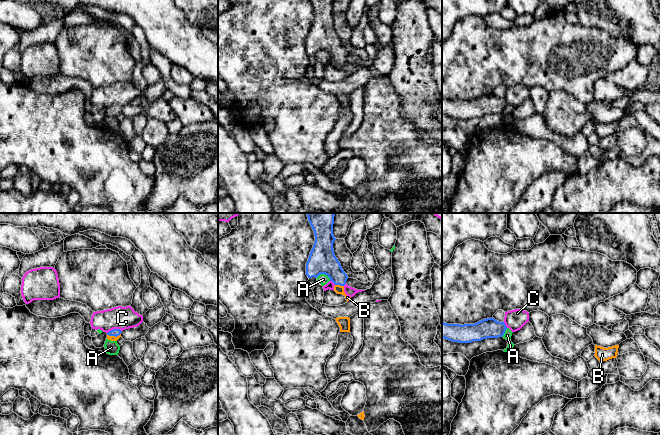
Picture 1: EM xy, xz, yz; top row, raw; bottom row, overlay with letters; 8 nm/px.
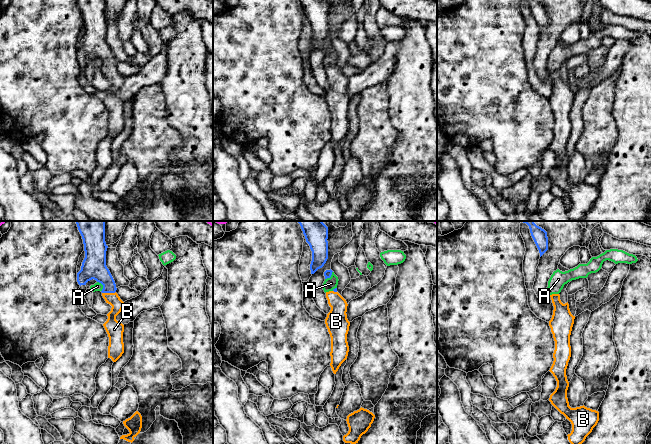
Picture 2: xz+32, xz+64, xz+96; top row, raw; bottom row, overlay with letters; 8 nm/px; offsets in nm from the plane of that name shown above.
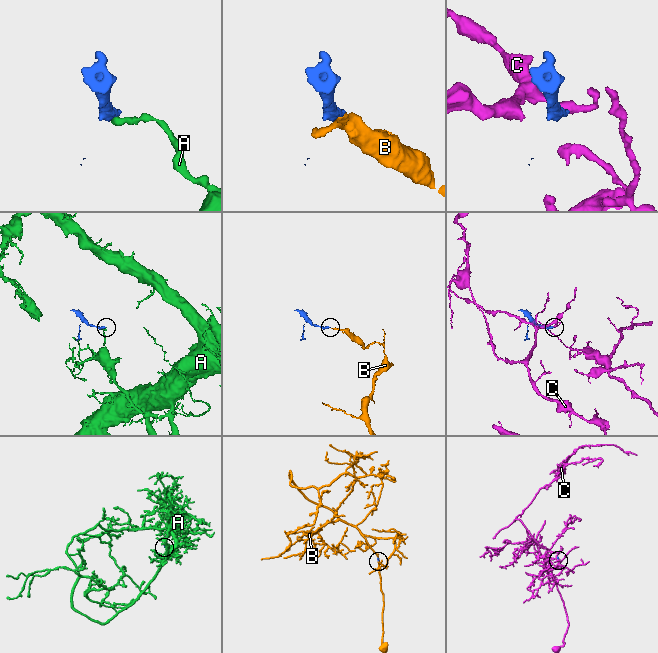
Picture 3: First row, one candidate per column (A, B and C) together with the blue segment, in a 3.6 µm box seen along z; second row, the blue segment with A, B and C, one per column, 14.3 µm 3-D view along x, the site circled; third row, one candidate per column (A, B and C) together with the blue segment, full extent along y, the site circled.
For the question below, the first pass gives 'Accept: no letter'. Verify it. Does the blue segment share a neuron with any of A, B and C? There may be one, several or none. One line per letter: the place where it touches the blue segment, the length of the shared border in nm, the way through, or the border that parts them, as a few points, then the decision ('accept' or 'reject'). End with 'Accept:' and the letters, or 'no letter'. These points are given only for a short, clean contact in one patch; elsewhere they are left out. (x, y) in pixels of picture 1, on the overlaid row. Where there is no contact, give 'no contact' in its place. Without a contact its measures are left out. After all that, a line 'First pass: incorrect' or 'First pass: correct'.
A: xz (324, 273) | 120 nm | reject
B: xz (339, 284) | 70 nm | across xz (322, 260), (339, 277), (339, 284), (338, 289) | accept
C: xy (114, 329) | 120 nm | along xy (121, 330), (111, 329), (107, 333) | reject
Accept: B
First pass: incorrect

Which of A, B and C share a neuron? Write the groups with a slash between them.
A / B / C

